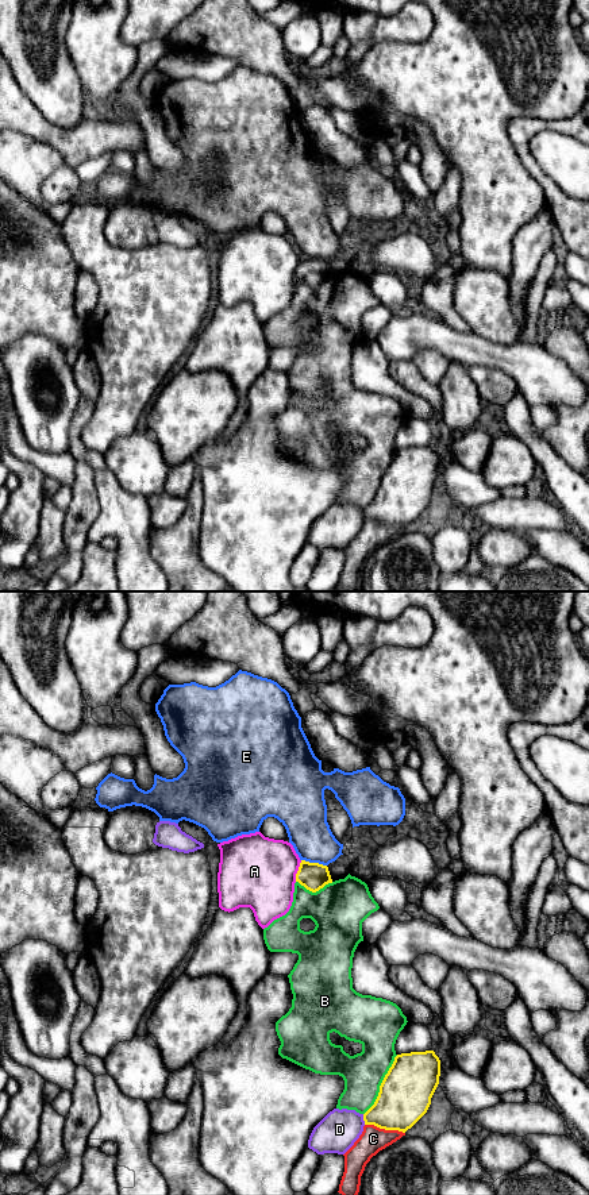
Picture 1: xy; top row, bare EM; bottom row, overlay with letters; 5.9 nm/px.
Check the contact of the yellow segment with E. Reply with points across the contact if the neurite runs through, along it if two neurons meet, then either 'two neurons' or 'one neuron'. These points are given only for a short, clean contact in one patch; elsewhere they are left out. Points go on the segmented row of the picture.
border along xy (301, 859), (326, 866); two neurons

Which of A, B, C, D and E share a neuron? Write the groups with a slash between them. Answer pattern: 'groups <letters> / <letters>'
groups A / B / C / D / E

